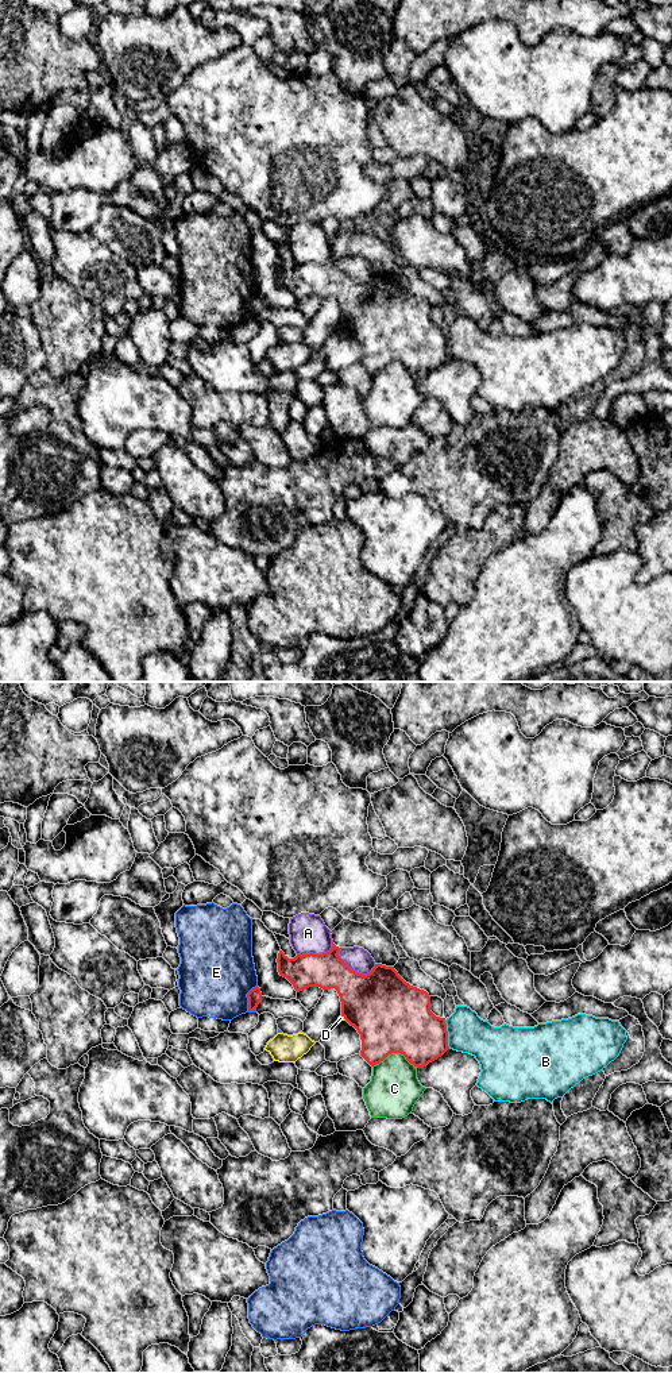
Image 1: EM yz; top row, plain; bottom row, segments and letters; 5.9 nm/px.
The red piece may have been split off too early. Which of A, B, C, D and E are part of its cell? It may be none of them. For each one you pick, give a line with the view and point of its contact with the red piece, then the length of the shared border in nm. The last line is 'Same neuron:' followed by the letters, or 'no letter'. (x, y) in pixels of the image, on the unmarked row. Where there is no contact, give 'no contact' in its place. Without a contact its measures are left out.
Same neuron: no letter

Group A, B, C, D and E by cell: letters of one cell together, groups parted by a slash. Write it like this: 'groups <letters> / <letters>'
groups A / B / C / D / E

